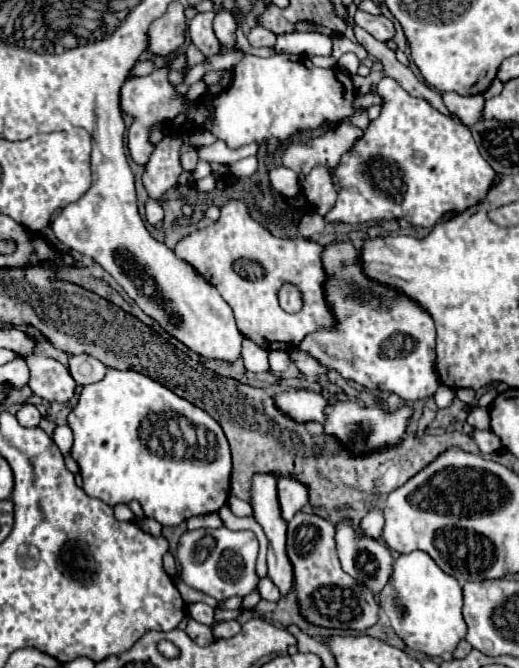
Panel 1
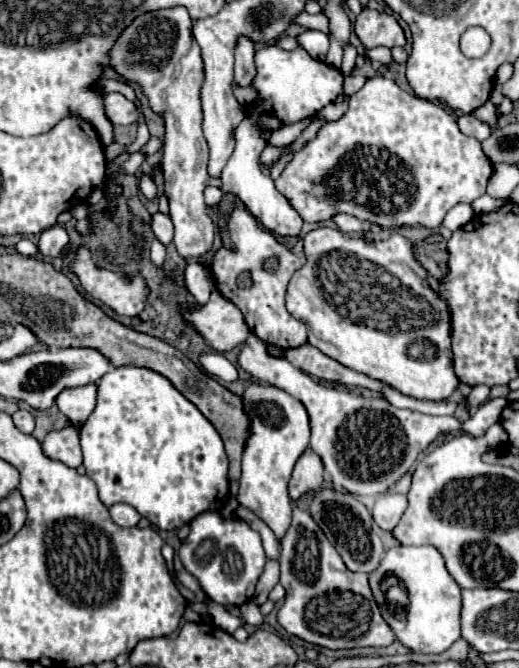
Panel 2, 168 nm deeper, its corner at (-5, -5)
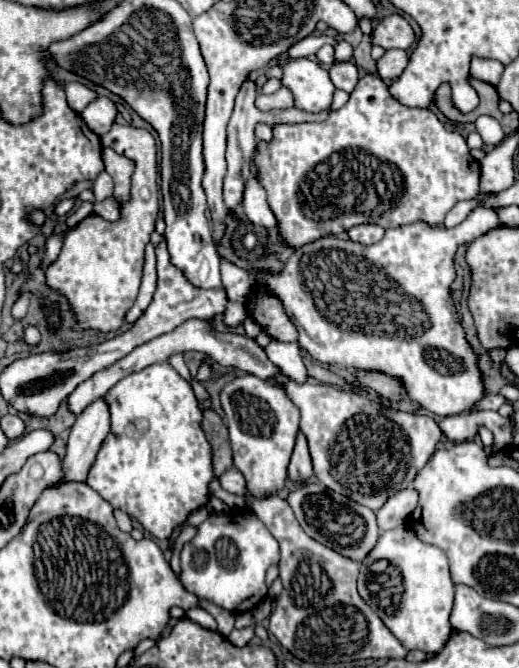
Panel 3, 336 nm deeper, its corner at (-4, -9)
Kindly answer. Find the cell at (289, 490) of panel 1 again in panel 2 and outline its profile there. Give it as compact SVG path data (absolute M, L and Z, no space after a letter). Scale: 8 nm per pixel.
M307 449L299 457L299 461L293 469L293 475L289 481L289 497L293 501L297 501L305 493L317 491L321 487L321 483L323 483L323 463L317 453Z

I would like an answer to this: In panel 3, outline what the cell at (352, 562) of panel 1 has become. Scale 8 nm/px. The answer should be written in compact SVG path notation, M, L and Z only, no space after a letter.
M300 483L300 485L296 485L294 491L288 493L286 501L292 507L300 527L312 539L316 539L318 543L354 559L354 561L362 561L372 551L372 547L376 545L376 541L380 537L376 515L368 507L362 507L356 501L352 501L340 493L334 493L332 489L328 489L322 483Z

